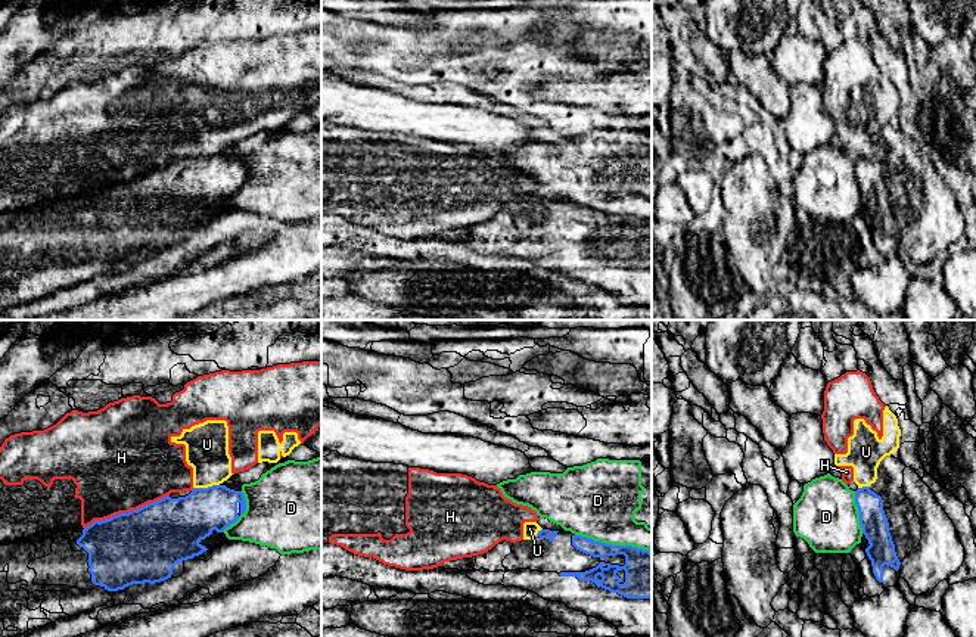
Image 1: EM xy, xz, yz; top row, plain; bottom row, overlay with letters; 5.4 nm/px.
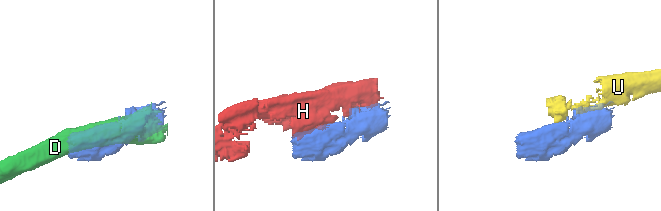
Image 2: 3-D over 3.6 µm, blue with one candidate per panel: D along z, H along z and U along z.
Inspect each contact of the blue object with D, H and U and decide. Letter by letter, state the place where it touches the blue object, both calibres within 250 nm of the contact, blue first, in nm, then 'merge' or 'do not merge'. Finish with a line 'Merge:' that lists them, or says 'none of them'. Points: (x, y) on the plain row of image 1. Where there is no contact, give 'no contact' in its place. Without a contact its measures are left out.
D: xz (614, 216) | 260/400 nm | do not merge
H: xy (126, 183) | 400/480 nm | do not merge
U: xy (208, 157) | 280/240 nm | do not merge
Merge: none of them

